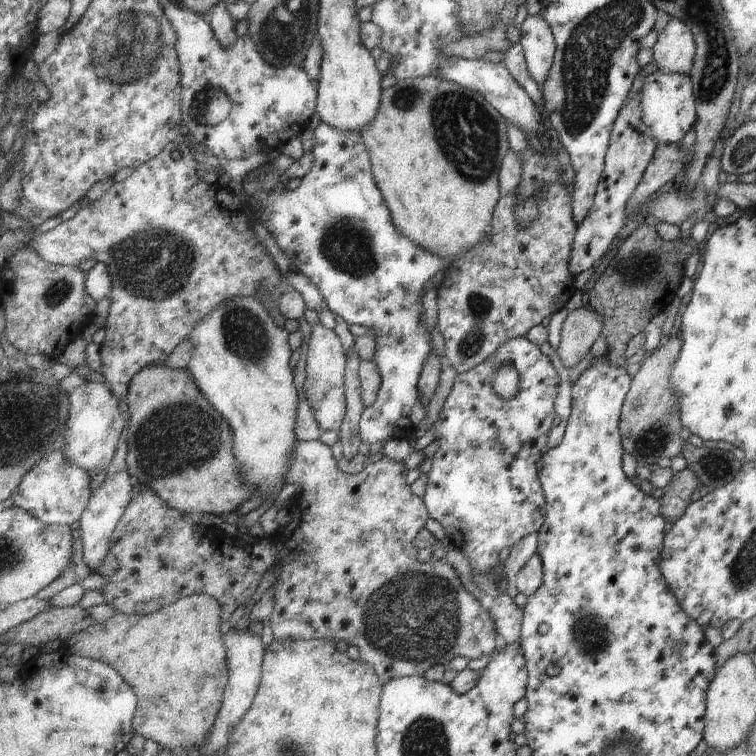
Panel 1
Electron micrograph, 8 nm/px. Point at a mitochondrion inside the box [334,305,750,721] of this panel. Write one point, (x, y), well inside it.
(414, 618)

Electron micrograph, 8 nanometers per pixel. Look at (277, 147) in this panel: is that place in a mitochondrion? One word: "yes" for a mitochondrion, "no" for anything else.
no

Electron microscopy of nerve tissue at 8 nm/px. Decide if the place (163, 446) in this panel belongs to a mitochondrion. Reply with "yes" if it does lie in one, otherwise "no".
yes

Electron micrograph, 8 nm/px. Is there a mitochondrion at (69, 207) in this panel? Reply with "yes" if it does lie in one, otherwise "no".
no

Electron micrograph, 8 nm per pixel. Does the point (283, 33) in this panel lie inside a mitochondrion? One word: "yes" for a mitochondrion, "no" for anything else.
yes

